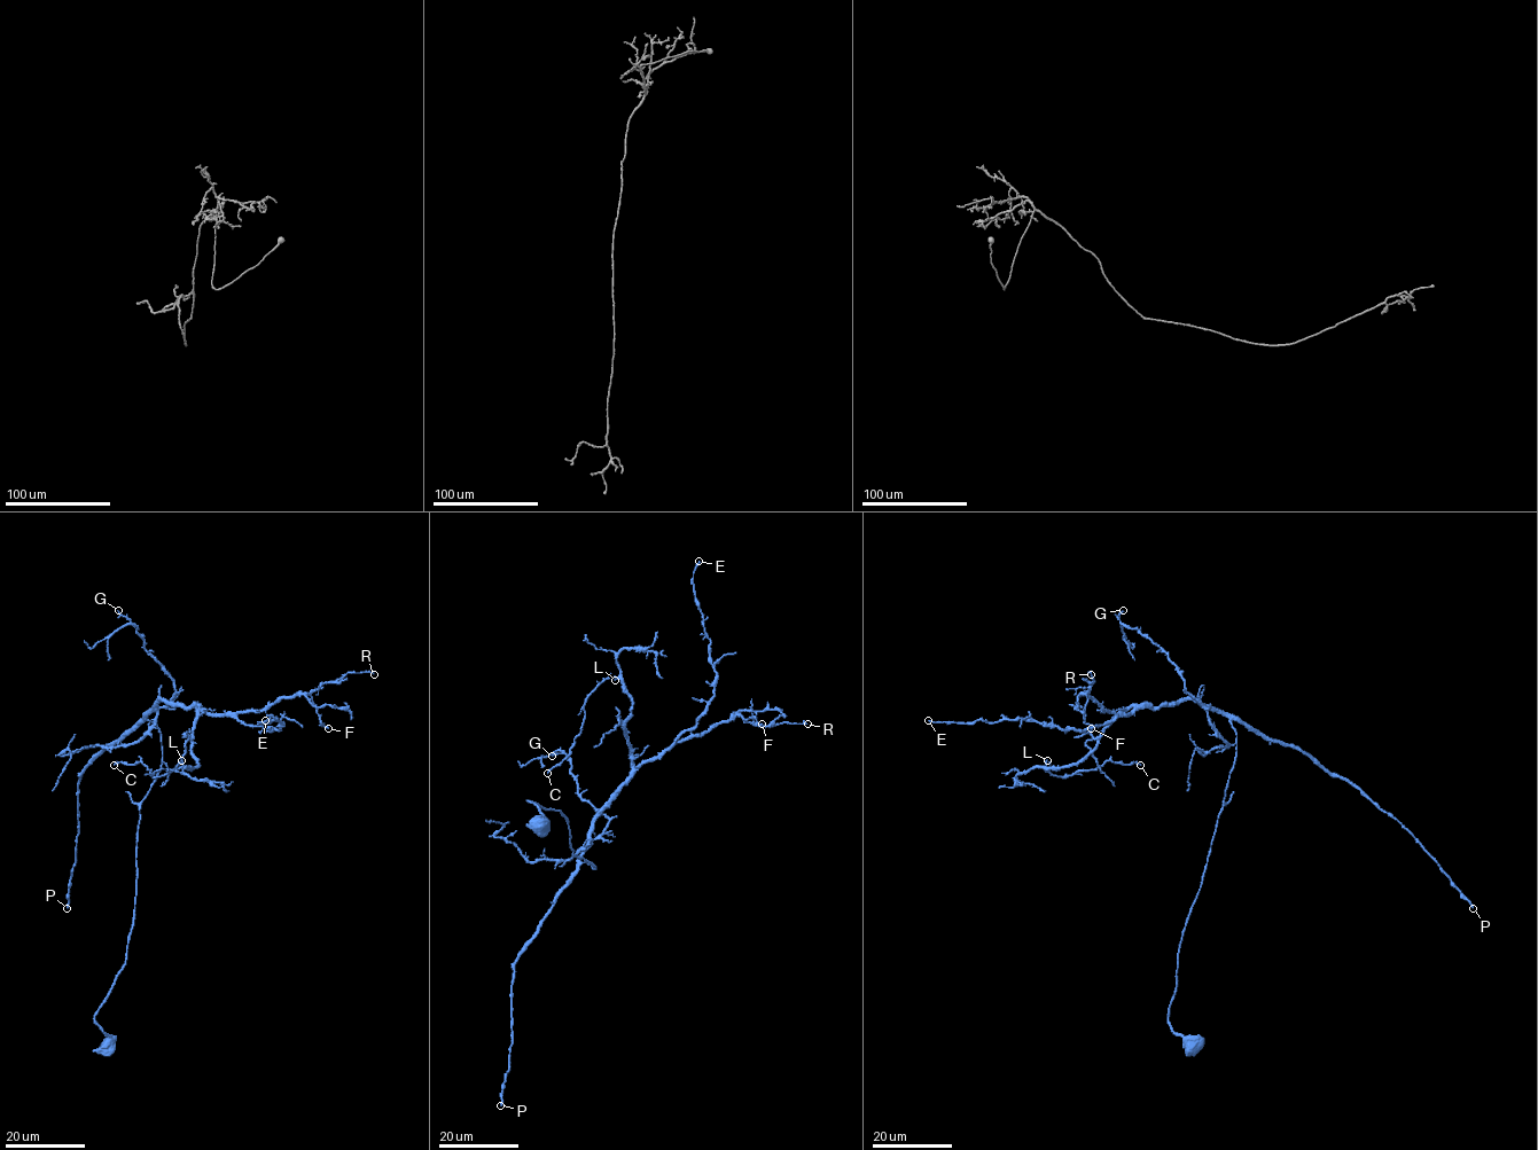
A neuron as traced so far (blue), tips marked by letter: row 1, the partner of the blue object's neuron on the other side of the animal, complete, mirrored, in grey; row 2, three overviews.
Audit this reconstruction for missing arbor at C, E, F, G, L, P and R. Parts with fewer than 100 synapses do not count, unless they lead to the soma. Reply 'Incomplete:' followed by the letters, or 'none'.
Incomplete: P

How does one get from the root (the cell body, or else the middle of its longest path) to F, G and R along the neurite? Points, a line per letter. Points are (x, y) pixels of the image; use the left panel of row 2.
F: (108, 1046), (95, 1012), (162, 761), (147, 717), (309, 695), (328, 728)
G: (108, 1046), (95, 1012), (125, 964), (140, 802), (162, 761), (147, 717), (176, 693), (118, 610)
R: (108, 1046), (95, 1012), (125, 964), (140, 802), (162, 761), (147, 717), (161, 699), (264, 711), (374, 674)

